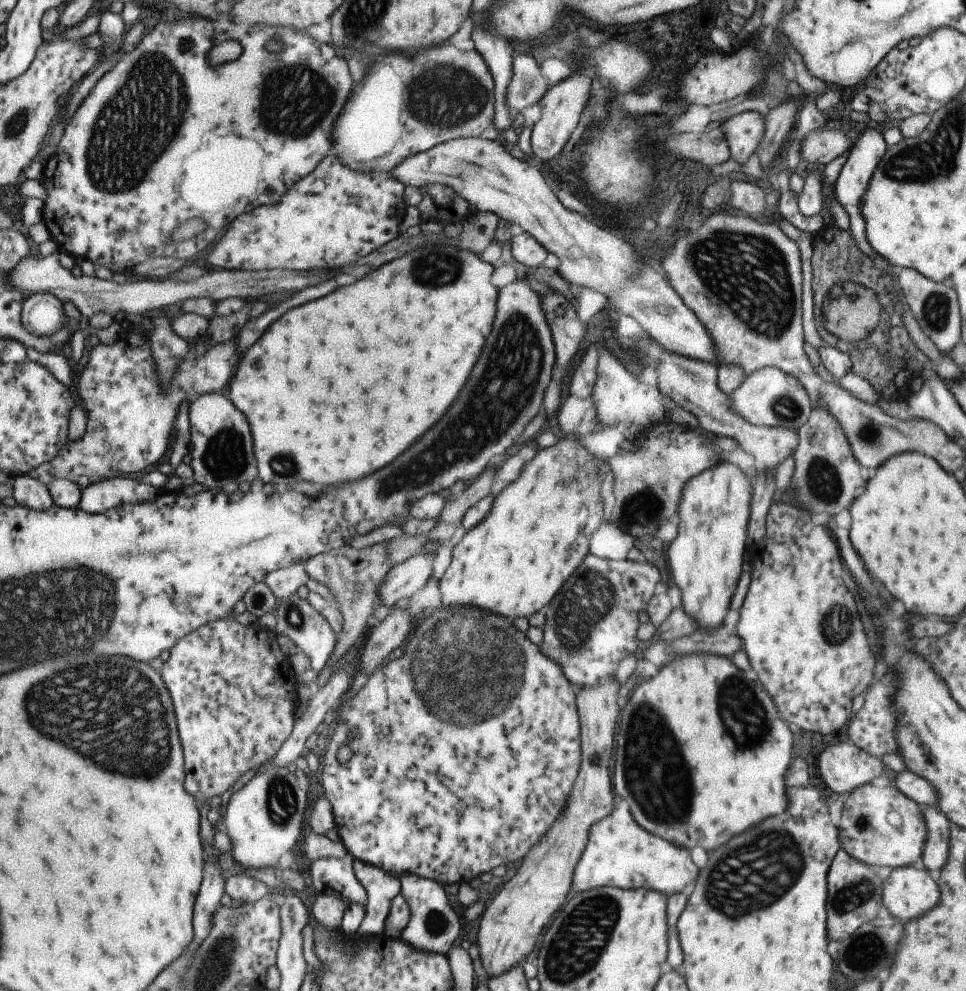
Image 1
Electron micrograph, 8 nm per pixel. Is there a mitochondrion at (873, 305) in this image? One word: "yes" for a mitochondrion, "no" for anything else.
no

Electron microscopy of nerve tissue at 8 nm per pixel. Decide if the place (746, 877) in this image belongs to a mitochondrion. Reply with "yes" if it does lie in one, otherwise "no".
yes

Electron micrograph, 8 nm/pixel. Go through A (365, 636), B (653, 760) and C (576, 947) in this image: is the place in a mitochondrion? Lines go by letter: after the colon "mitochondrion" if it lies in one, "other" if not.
A: other
B: mitochondrion
C: mitochondrion

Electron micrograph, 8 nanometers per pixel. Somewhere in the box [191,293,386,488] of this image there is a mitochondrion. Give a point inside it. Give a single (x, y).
(224, 456)

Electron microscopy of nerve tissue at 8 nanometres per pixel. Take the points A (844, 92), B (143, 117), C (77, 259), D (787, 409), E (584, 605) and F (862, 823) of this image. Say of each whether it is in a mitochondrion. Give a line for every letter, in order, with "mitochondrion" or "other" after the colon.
A: other
B: mitochondrion
C: other
D: mitochondrion
E: mitochondrion
F: mitochondrion

